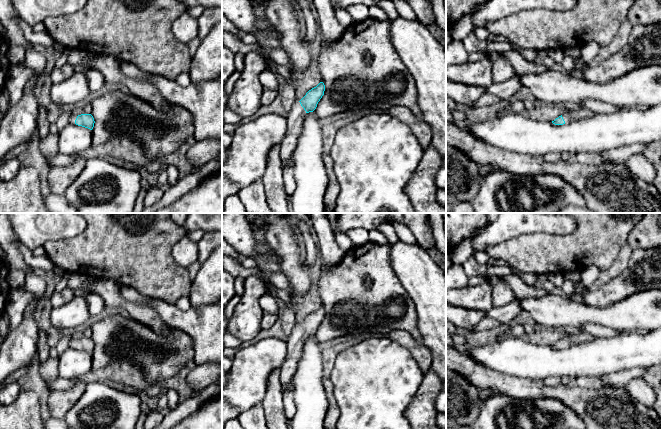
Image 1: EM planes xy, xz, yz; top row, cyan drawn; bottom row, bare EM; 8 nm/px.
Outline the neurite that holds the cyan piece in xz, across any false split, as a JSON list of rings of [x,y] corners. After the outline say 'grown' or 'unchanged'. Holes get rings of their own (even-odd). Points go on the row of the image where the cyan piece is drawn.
[[[320,82],[316,87],[309,90],[300,101],[296,101],[289,109],[286,117],[287,130],[280,144],[280,157],[283,165],[286,165],[293,157],[305,115],[316,109],[318,102],[324,95],[324,91],[325,85],[323,82]]]; grown

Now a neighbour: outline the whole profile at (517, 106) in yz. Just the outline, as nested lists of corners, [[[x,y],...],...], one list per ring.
[[[516,99],[509,102],[509,110],[515,113],[524,112],[524,104],[521,100]]]

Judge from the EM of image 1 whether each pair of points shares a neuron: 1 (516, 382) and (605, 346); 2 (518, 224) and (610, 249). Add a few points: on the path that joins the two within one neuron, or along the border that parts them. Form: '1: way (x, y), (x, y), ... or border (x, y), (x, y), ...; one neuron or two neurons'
1: border (503, 372), (542, 380); two neurons
2: border (577, 223), (571, 232), (565, 234), (533, 233); two neurons

